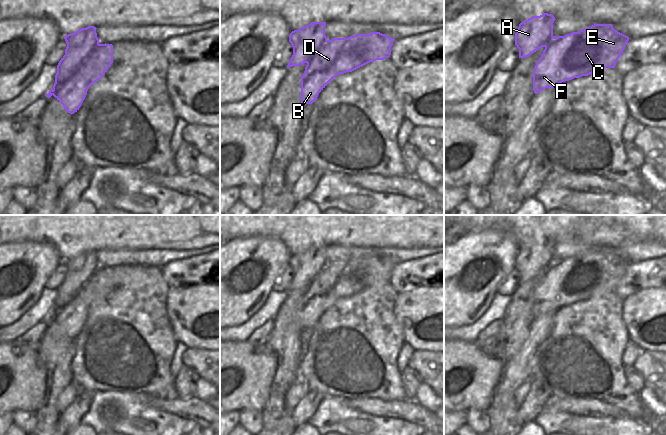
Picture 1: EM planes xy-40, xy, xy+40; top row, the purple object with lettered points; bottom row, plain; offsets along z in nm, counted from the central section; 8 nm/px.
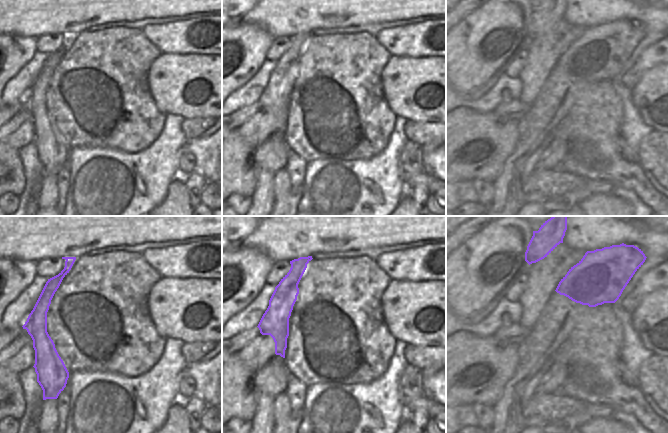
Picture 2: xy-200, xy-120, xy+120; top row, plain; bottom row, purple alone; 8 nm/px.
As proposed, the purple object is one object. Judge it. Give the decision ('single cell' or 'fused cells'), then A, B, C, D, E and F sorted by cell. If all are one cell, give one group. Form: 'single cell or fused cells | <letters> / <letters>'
fused cells | A / B C D E F

